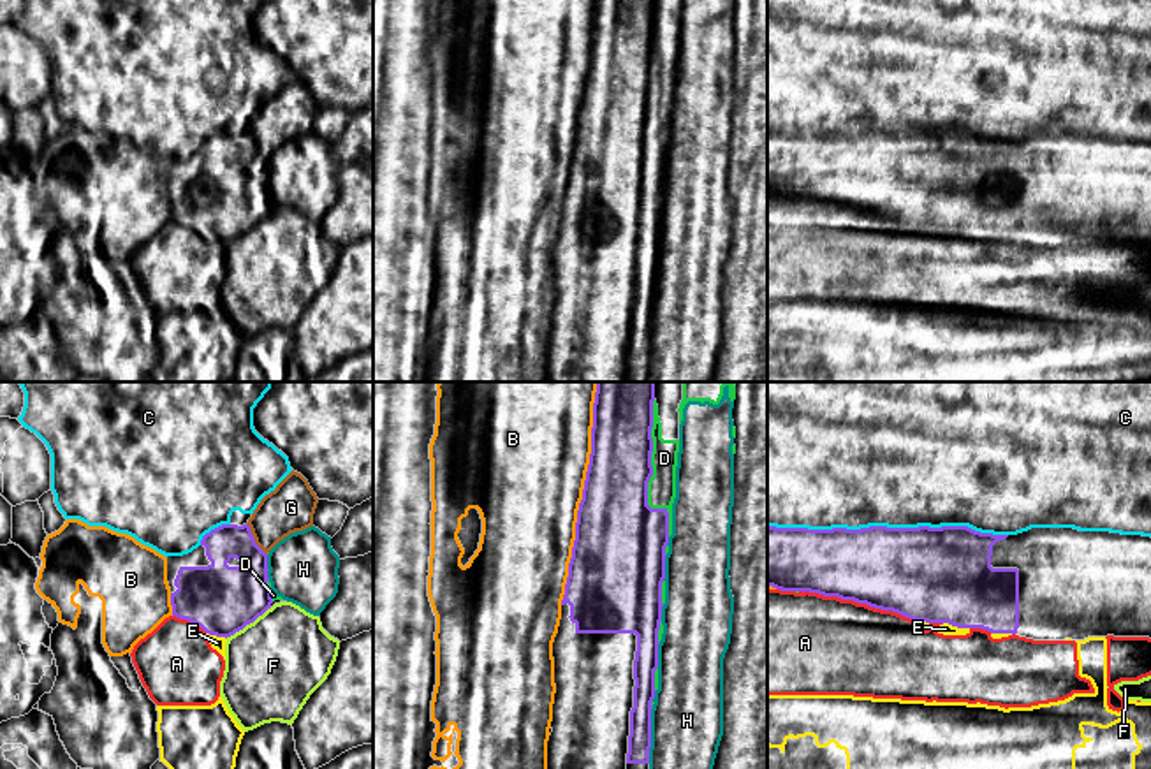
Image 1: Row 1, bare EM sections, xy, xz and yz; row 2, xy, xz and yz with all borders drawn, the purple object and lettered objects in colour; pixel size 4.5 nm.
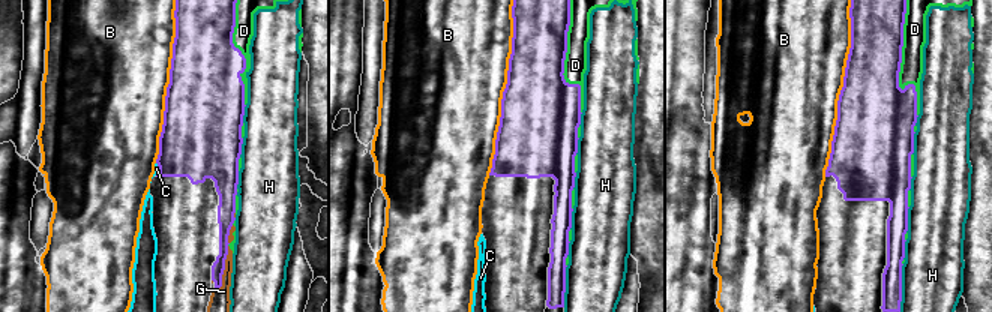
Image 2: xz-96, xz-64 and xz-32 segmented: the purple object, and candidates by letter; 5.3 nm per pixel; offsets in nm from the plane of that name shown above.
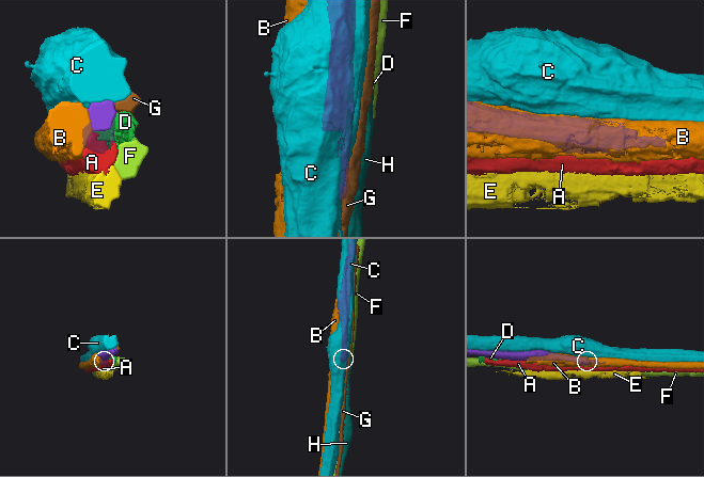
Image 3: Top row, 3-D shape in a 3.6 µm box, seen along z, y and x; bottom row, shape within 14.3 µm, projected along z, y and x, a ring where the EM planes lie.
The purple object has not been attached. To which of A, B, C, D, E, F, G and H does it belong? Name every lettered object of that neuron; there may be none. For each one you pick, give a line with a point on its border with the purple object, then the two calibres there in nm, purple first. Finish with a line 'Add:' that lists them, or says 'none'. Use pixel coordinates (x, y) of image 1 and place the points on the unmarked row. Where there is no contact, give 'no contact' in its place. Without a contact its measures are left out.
Add: none

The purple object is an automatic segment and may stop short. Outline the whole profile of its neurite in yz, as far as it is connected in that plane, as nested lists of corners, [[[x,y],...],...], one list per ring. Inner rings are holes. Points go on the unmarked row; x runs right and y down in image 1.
[[[767,132],[769,192],[854,206],[915,227],[1033,246],[1151,245],[1151,143],[1142,141],[1074,134],[993,141],[968,132]]]

